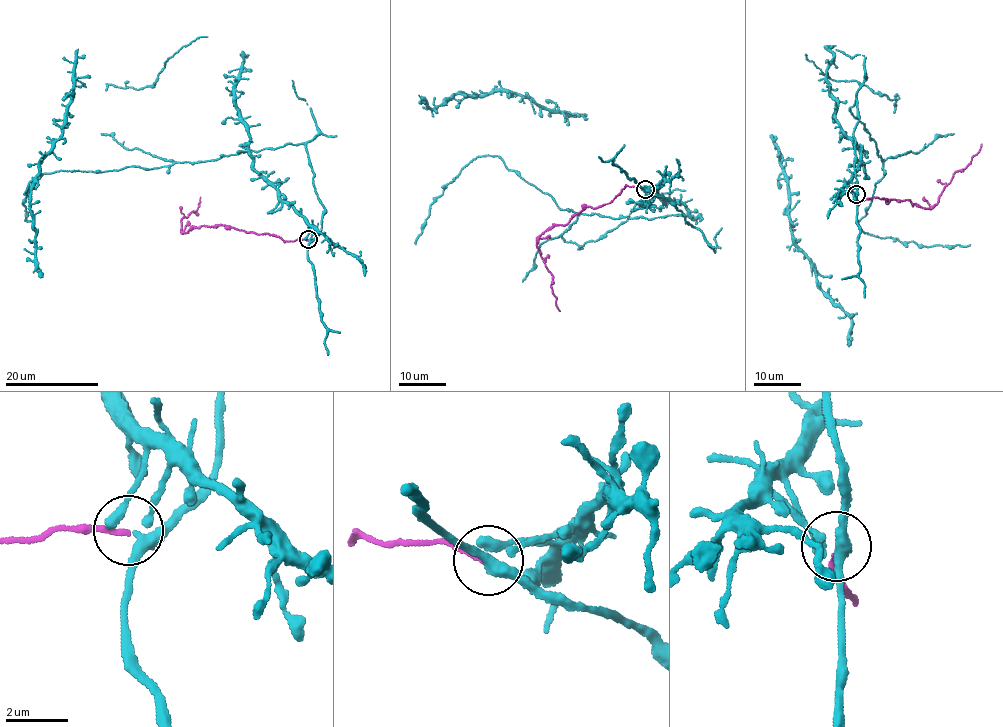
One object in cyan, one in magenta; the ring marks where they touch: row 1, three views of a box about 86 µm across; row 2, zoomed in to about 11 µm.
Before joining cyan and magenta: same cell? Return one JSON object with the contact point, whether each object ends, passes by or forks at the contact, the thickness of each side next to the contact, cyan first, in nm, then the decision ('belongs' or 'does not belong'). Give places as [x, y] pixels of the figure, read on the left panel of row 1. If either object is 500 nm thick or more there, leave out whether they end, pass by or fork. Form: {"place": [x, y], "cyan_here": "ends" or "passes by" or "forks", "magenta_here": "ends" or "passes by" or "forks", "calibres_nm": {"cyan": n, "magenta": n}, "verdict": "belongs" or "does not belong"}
{"place": [308, 239], "cyan_here": "forks", "magenta_here": "ends", "calibres_nm": {"cyan": 260, "magenta": 180}, "verdict": "belongs"}

